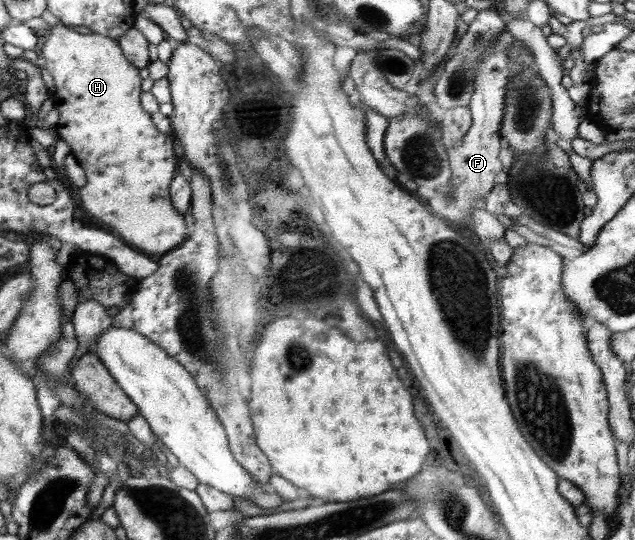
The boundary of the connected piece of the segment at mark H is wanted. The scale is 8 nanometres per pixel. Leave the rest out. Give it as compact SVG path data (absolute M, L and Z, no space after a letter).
M59 22L57 25L50 27L48 32L43 34L42 43L38 48L40 57L46 60L44 68L51 74L54 79L55 87L53 91L53 101L56 108L59 110L60 116L58 124L56 125L56 133L60 139L67 142L70 147L70 153L73 157L79 161L79 165L84 169L86 173L85 185L79 188L79 195L81 197L82 207L85 207L95 219L99 219L101 223L113 227L113 231L119 233L121 239L134 247L137 251L150 255L154 258L160 258L165 253L177 247L180 243L183 243L190 234L191 226L187 225L185 215L181 215L173 207L173 202L170 196L170 183L173 181L175 174L178 171L179 165L179 150L177 149L177 143L173 133L161 133L156 125L153 123L151 114L143 110L141 107L139 97L141 97L141 77L139 76L139 70L131 62L127 61L123 56L119 42L113 38L101 35L101 34L81 34L74 31L68 26Z

